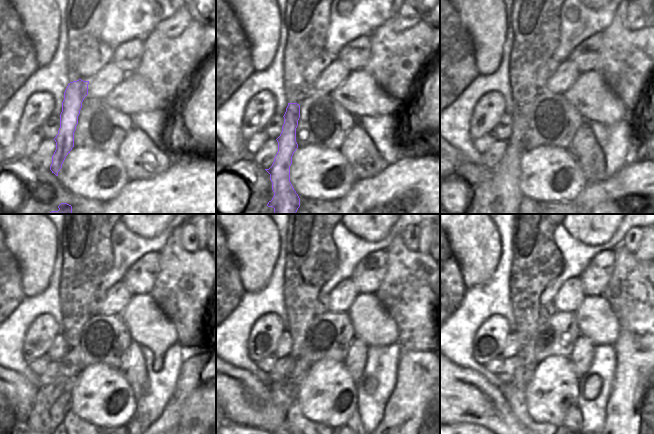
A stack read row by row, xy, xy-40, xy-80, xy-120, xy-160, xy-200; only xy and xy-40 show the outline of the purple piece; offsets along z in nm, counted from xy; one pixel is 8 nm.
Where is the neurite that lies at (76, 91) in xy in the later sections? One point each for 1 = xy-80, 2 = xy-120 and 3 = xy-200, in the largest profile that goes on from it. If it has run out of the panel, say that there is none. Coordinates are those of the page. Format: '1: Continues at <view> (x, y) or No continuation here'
1: Continues at xy-80 (504, 175)
2: Continues at xy-120 (52, 402)
3: Continues at xy-200 (524, 373).

